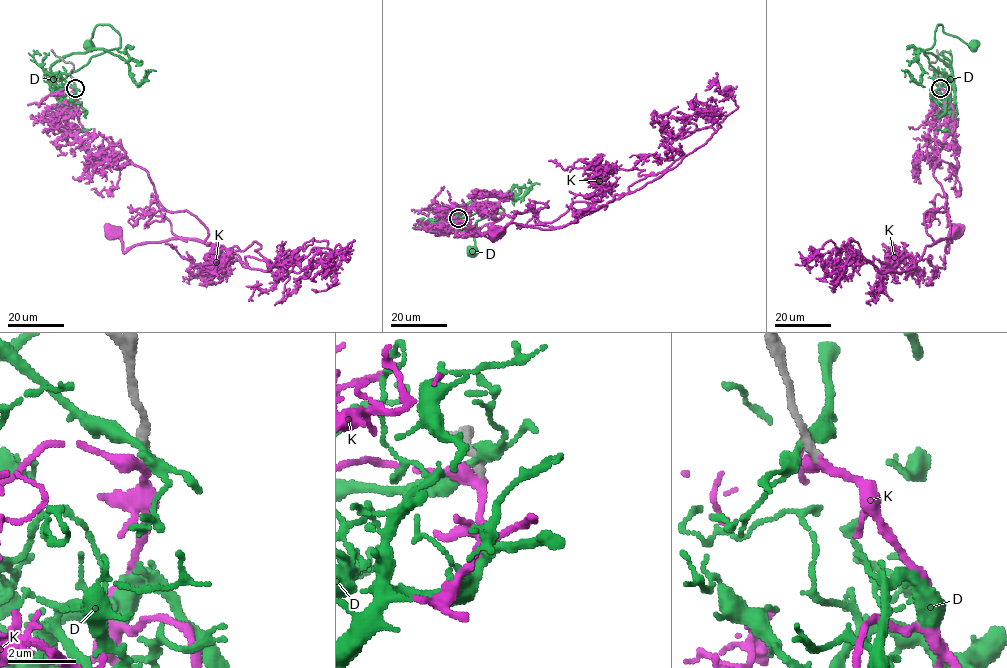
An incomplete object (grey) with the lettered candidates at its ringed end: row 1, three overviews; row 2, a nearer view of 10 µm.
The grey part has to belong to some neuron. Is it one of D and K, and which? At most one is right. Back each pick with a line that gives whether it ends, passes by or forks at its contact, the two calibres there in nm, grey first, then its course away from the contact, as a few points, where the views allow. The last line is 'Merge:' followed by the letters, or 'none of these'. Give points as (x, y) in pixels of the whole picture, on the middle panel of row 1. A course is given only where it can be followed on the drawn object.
K: it passes by; calibres 280 and 320 nm; course (459, 218), (463, 232), (531, 210), (540, 224), (559, 227), (510, 222), (493, 232)
Merge: K

